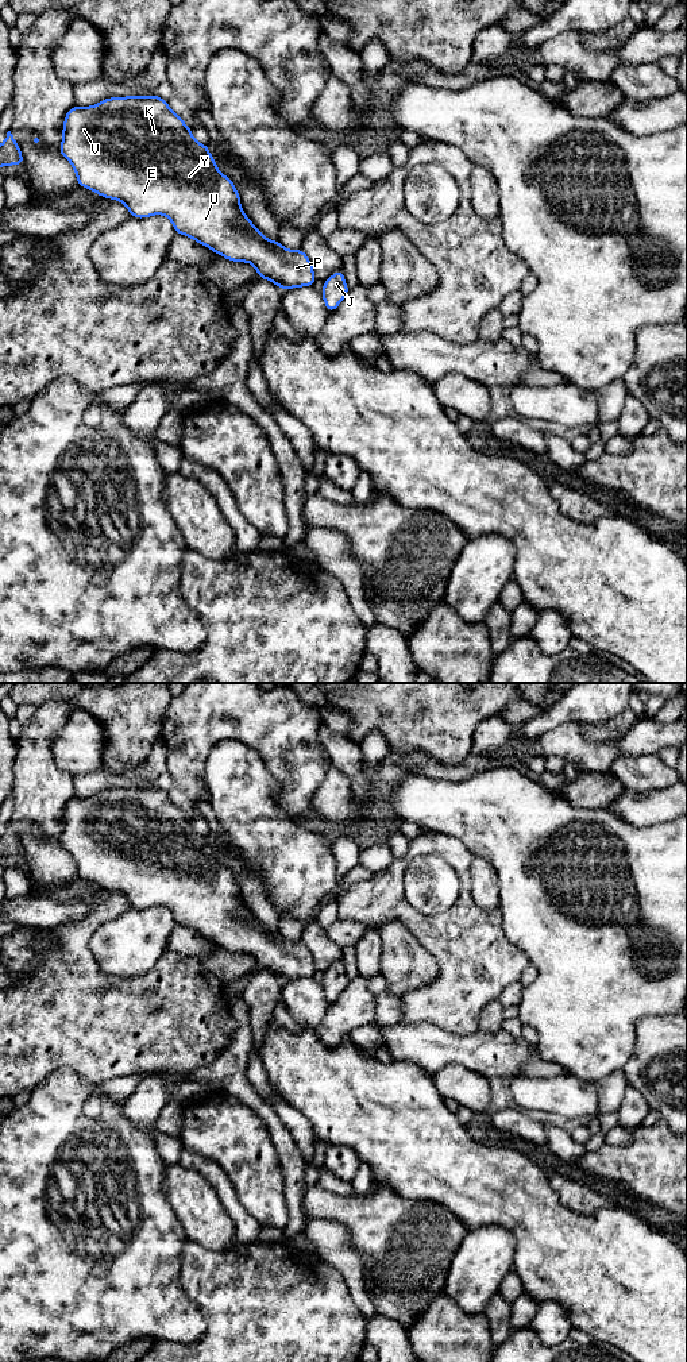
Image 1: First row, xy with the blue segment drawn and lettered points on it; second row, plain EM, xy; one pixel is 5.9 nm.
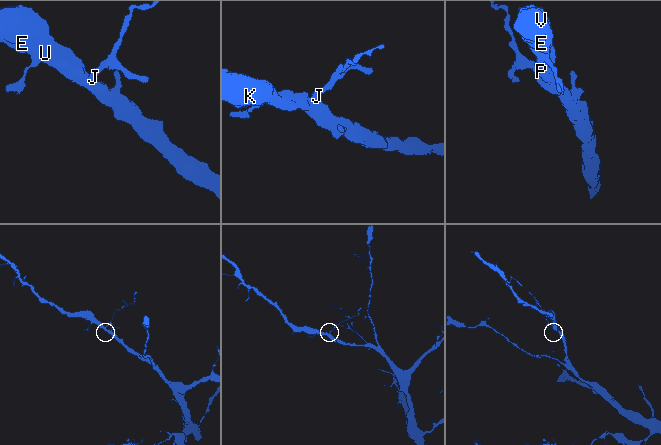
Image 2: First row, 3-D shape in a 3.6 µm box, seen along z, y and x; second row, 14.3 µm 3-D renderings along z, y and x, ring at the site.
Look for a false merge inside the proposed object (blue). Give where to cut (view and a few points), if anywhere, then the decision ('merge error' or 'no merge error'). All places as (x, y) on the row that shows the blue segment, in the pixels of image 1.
cut none; no merge error

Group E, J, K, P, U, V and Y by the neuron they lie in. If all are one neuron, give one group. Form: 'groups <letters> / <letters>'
groups E J K P U V Y

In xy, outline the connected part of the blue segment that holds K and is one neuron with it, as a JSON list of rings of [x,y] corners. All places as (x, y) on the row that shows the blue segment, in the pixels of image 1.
[[[159,96],[108,97],[85,108],[73,105],[65,115],[61,155],[70,162],[77,175],[77,186],[100,197],[124,204],[136,219],[154,215],[166,216],[175,234],[185,235],[231,262],[251,263],[260,279],[271,281],[279,289],[313,286],[316,275],[309,256],[300,250],[289,250],[279,240],[267,239],[244,213],[240,196],[232,180],[221,174],[208,144],[198,143],[184,119],[170,109]]]

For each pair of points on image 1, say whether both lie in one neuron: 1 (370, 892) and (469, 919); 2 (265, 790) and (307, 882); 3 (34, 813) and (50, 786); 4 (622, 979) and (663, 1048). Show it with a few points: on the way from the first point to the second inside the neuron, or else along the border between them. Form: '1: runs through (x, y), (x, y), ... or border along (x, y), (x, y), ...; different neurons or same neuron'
1: runs through (394, 906), (417, 923), (444, 923); same neuron
2: runs through (265, 813), (265, 832), (290, 859); same neuron
3: runs through (37, 806), (43, 793); same neuron
4: border along (672, 1014), (640, 1018), (635, 1025), (633, 1048); different neurons

